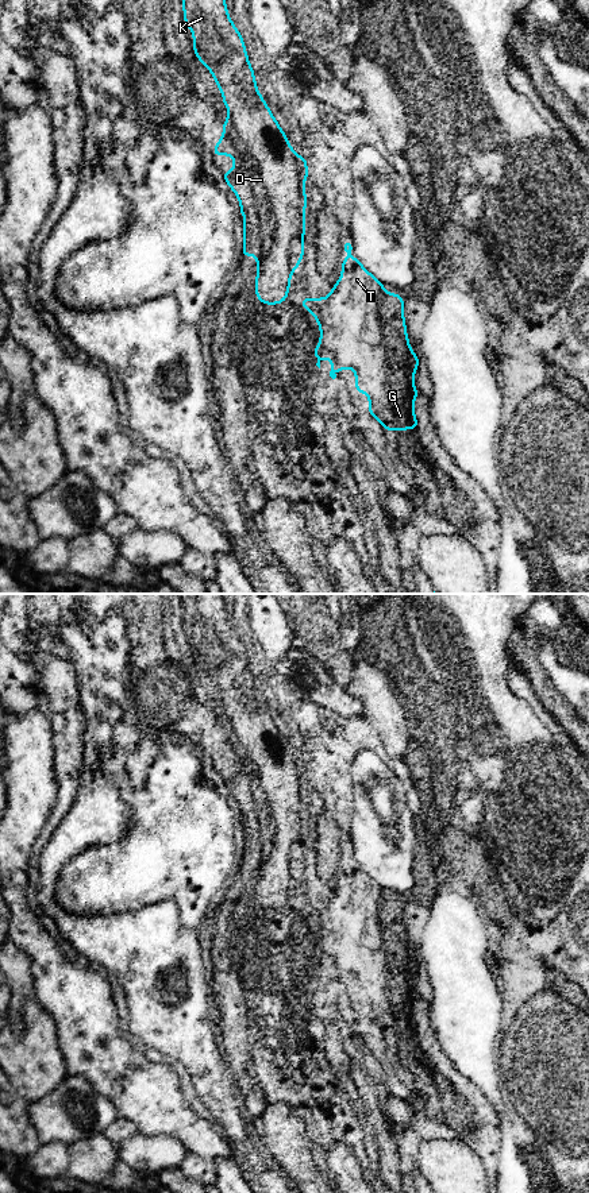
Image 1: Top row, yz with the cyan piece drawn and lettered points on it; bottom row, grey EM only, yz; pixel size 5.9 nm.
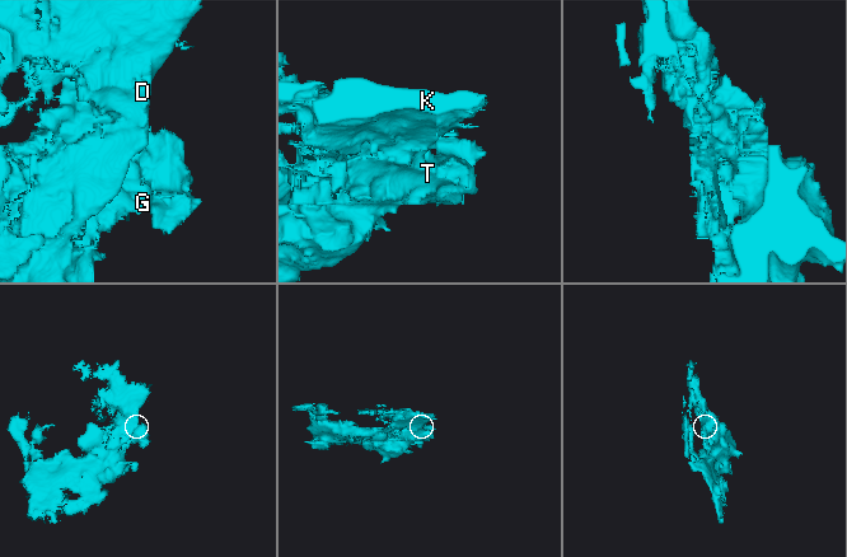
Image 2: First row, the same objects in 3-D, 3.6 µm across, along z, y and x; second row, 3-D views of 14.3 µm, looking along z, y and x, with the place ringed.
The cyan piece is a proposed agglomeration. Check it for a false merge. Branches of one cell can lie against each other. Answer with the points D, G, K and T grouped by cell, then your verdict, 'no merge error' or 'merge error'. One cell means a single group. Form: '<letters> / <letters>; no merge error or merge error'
D G K T; no merge error

